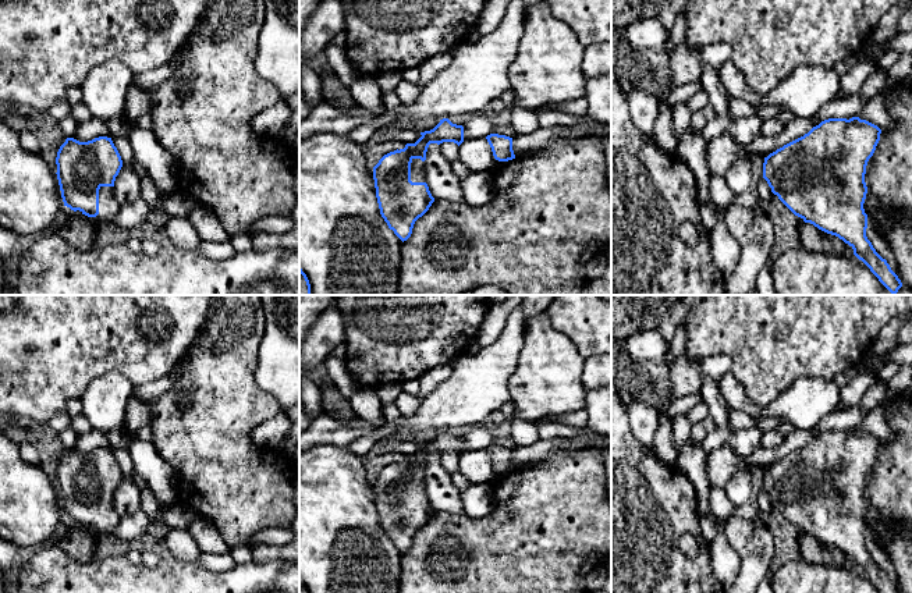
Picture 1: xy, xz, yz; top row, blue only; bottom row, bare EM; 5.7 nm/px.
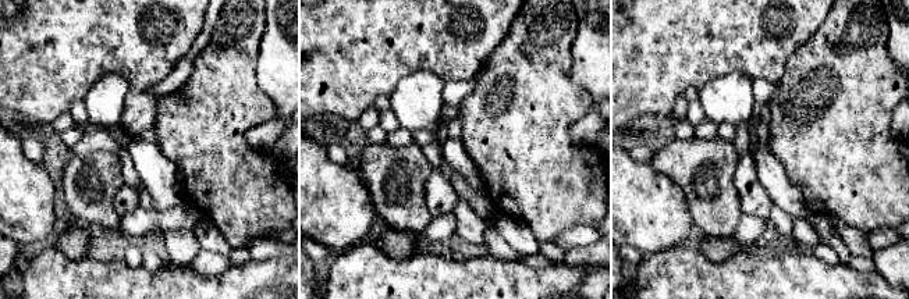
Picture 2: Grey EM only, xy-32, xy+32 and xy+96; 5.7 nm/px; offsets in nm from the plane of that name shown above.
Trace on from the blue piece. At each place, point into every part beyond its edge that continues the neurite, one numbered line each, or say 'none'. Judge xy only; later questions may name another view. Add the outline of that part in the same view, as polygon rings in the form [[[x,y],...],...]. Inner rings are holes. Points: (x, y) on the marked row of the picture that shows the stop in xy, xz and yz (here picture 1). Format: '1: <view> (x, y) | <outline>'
1: xy (109, 208) | [[[100,187],[99,189],[99,214],[92,220],[109,221],[114,220],[120,210],[120,205],[114,198],[114,187]]]

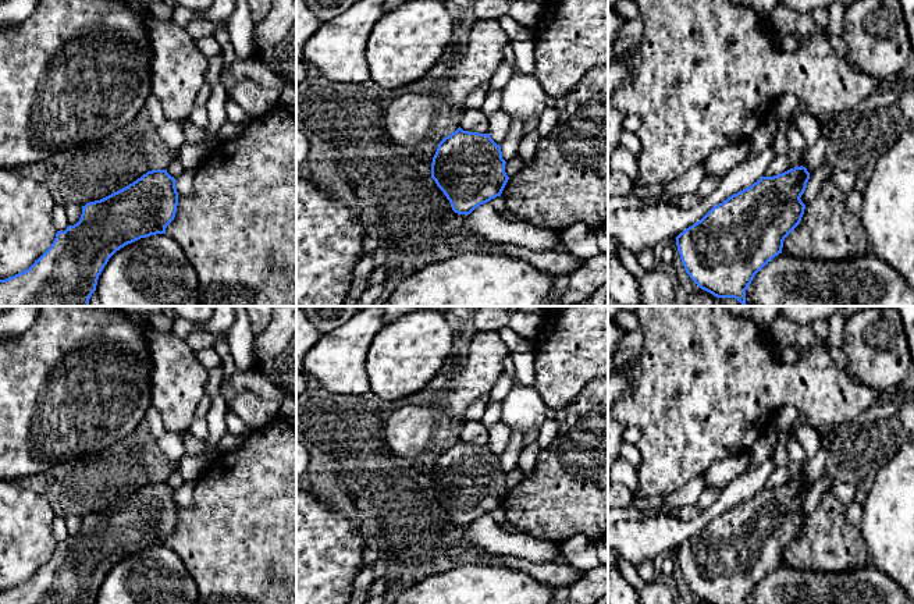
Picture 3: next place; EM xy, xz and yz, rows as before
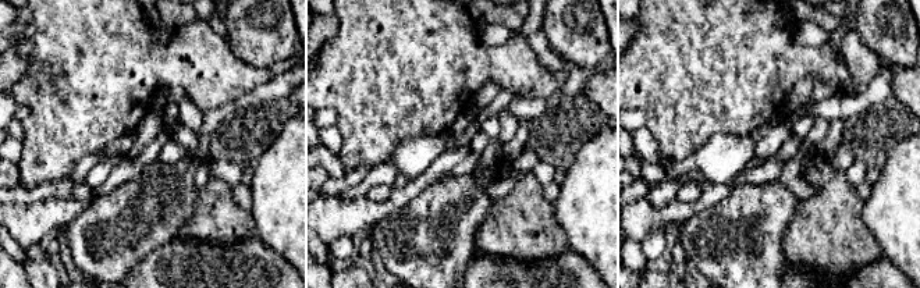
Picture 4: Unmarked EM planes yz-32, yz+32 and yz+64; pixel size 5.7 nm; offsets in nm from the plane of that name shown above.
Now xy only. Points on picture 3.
none

